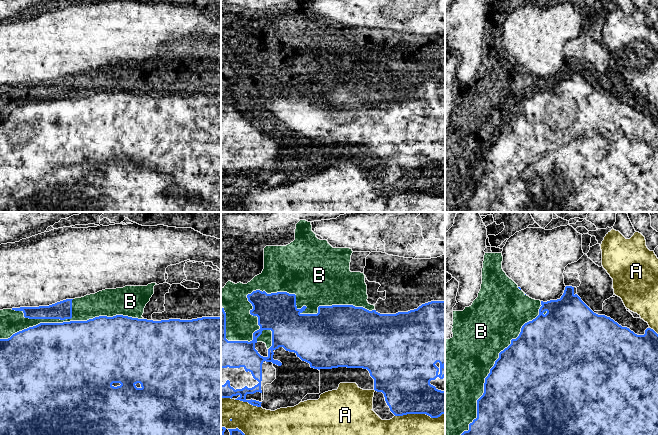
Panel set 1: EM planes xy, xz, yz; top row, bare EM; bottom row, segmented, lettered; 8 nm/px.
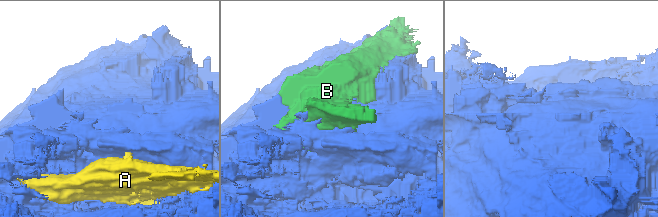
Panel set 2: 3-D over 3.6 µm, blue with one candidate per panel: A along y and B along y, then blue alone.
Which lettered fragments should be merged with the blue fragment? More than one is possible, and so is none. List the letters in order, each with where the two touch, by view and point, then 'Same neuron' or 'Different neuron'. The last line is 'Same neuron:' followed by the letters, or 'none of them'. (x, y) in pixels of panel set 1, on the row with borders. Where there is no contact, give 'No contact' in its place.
A: Touches blue at xz (419, 413). Different neuron
B: Touches blue at xz (284, 292). Different neuron
Same neuron: none of them

